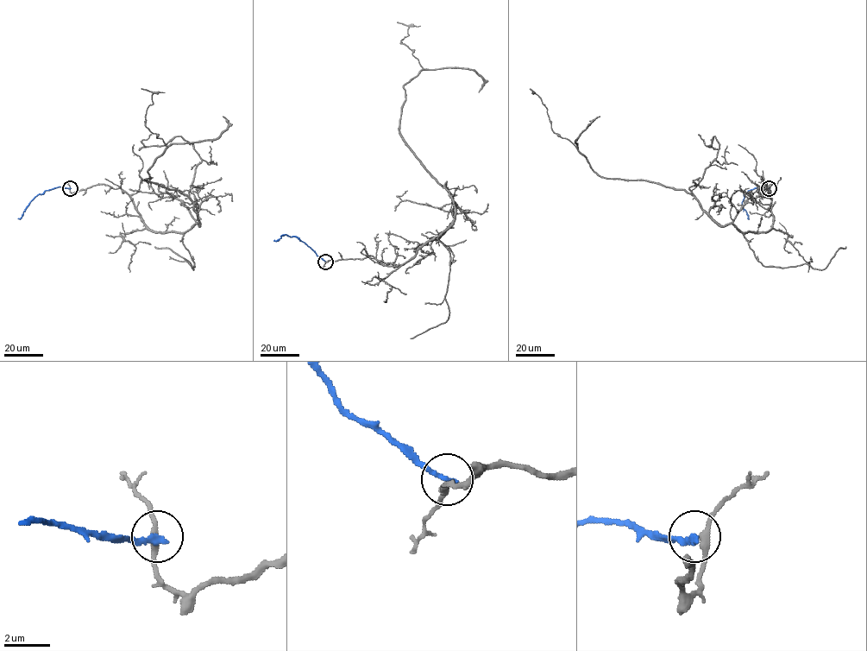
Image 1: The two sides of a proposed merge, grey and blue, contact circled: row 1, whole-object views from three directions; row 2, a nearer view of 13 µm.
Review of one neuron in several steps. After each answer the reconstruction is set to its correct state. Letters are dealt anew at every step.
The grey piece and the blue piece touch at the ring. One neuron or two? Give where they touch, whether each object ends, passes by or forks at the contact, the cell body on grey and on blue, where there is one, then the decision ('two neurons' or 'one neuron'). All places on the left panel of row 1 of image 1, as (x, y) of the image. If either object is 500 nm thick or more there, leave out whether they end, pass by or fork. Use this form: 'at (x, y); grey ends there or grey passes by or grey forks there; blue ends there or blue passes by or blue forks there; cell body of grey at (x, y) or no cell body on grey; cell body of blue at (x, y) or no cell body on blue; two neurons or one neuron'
at (70, 188); grey passes by; blue ends there; no cell body on grey; no cell body on blue; two neurons

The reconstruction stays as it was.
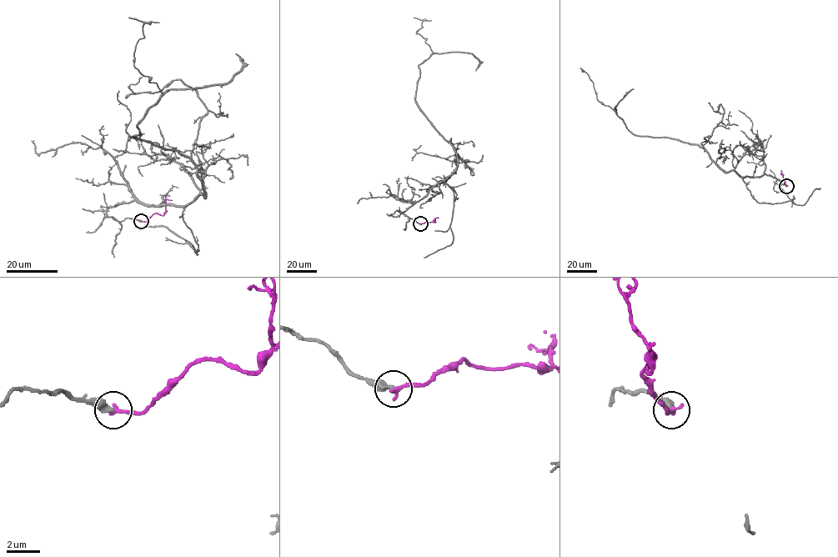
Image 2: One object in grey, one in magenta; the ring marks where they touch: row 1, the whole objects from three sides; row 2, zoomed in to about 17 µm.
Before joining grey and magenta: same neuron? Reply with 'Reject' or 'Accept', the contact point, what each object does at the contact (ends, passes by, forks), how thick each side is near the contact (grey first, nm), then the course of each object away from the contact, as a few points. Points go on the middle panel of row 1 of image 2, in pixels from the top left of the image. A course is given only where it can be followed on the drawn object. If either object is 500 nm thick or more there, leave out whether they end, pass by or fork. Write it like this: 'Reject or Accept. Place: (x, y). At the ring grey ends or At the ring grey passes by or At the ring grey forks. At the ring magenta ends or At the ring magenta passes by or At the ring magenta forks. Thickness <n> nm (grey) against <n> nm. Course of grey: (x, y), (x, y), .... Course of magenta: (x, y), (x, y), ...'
Accept. Place: (420, 223). At the ring grey ends. At the ring magenta ends. Thickness 400 nm (grey) against 300 nm. Course of grey: (420, 223), (400, 213), (443, 182), (458, 158), (415, 99), (418, 66), (433, 51), (413, 17). Course of magenta: (420, 223), (434, 222), (436, 218)

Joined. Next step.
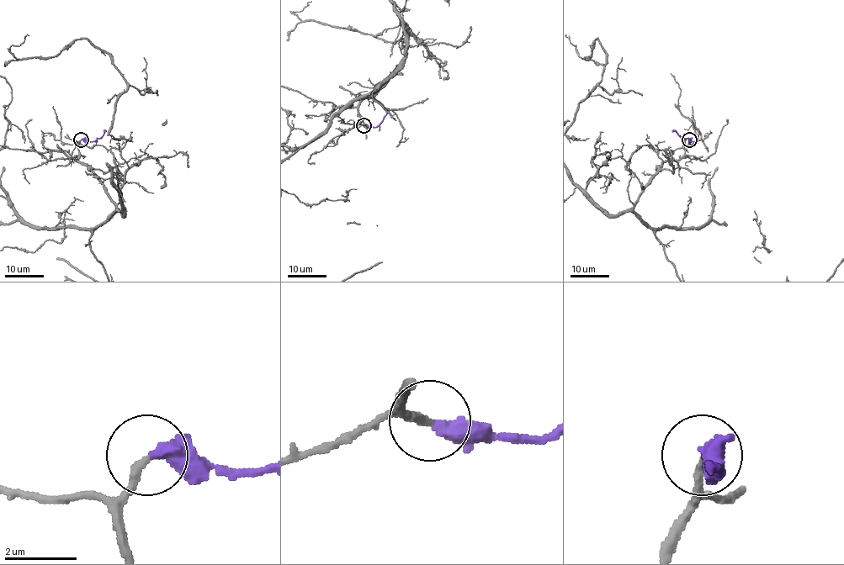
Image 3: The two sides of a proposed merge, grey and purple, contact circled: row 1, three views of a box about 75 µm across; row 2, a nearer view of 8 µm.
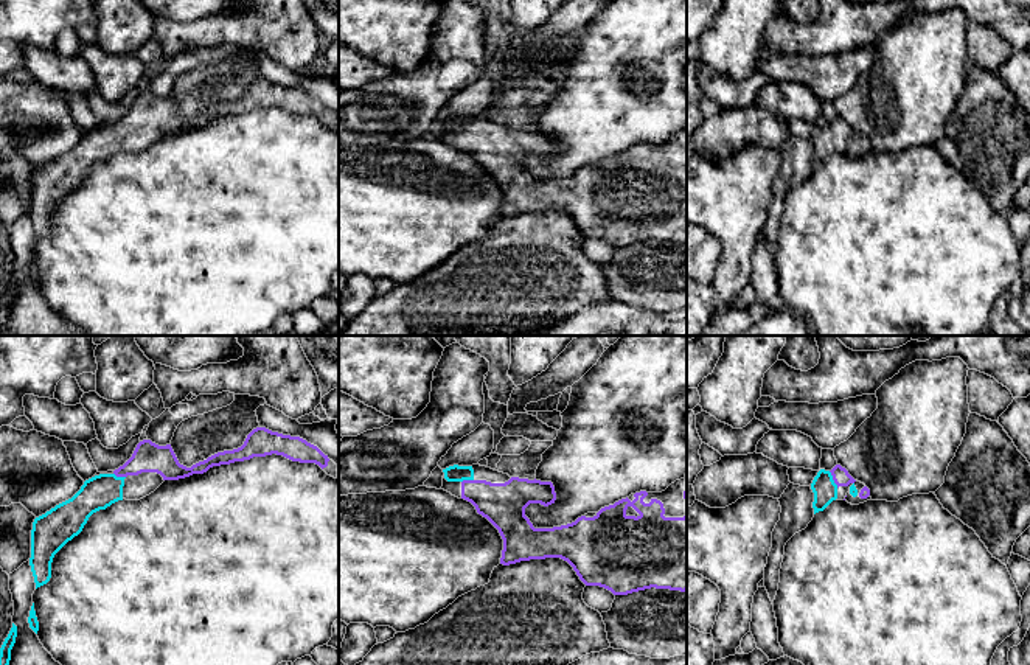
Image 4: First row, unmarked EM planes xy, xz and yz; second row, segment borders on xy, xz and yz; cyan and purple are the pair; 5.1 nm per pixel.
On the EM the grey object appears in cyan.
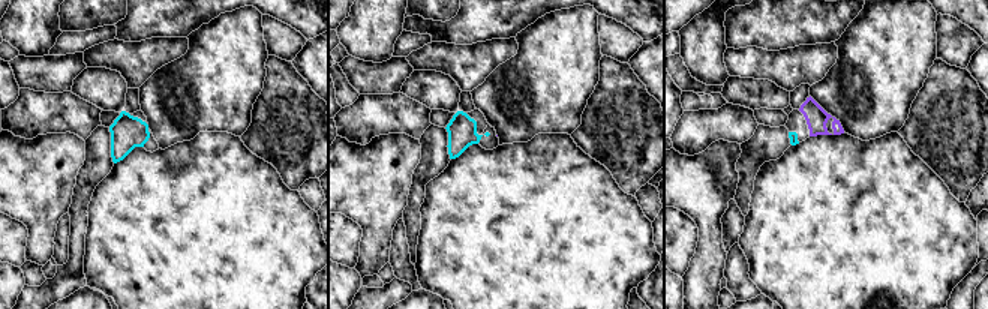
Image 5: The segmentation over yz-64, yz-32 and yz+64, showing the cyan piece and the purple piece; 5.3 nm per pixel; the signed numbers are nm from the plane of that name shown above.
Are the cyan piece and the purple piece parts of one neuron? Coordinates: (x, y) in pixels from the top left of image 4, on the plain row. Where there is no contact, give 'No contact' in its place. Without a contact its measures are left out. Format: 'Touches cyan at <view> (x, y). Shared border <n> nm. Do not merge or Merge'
Touches cyan at yz (831, 131). Shared border 100 nm. Merge

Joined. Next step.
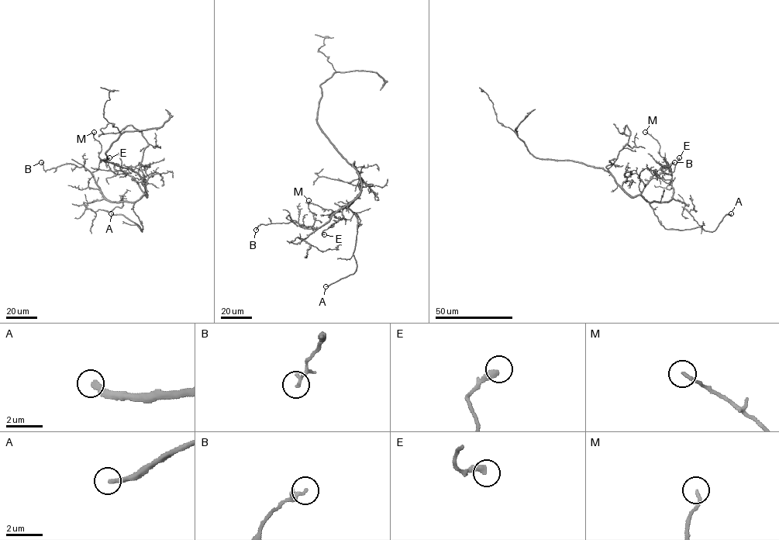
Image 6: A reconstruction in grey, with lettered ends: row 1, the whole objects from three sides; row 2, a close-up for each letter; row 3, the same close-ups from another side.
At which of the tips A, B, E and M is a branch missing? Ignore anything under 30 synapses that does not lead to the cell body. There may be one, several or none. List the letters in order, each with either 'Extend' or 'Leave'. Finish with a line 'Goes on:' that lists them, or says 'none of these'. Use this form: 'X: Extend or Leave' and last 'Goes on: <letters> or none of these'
A: Extend
B: Leave
E: Leave
M: Leave
Goes on: A

